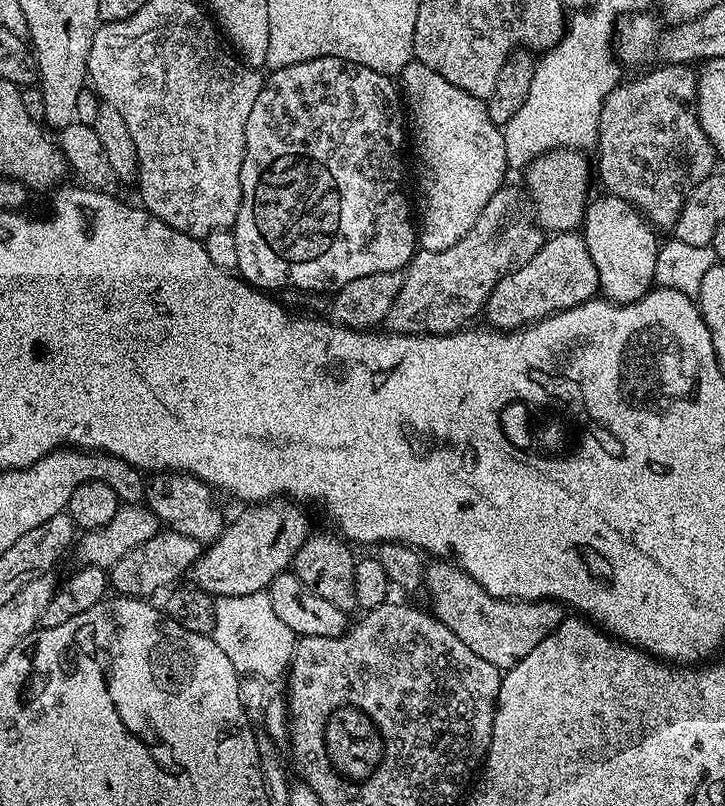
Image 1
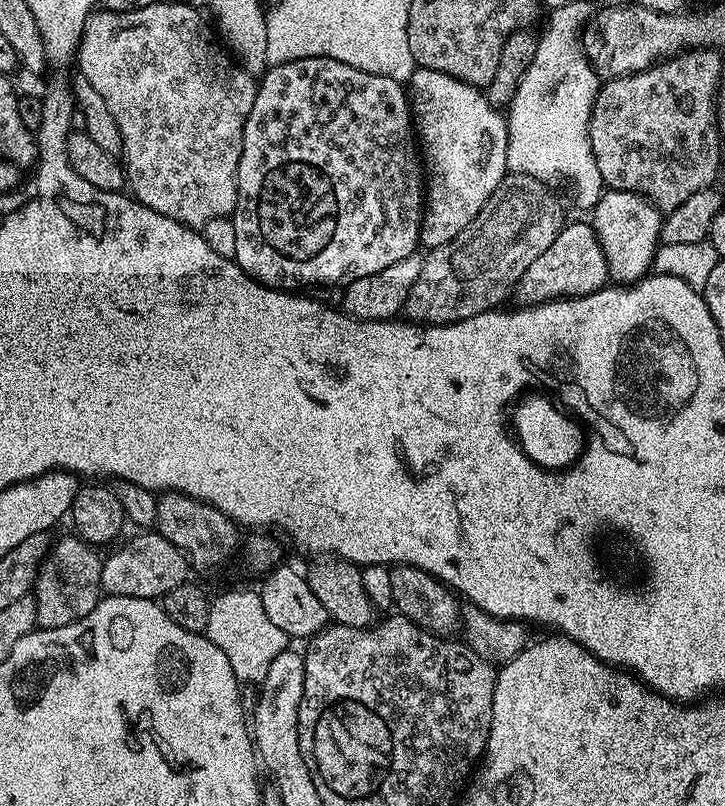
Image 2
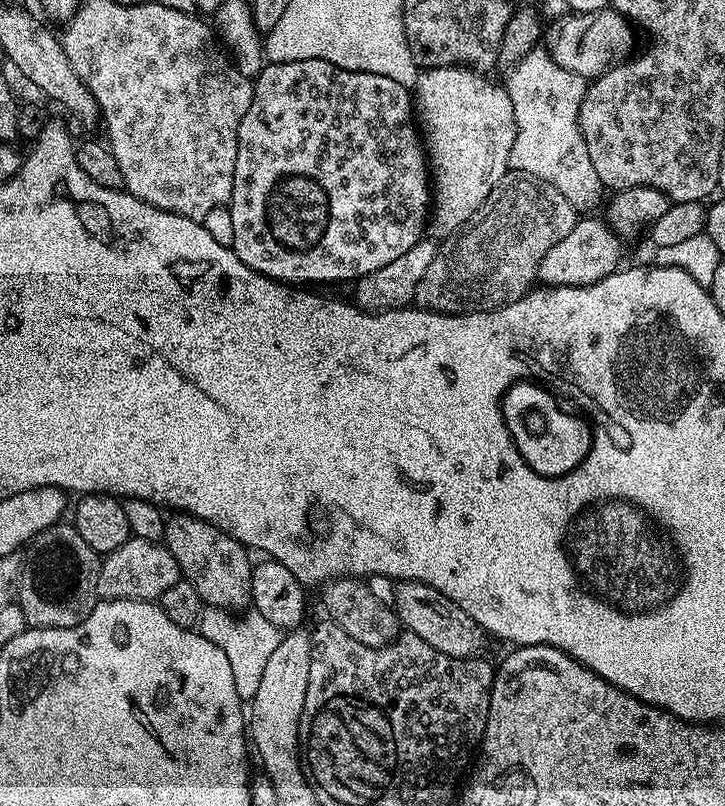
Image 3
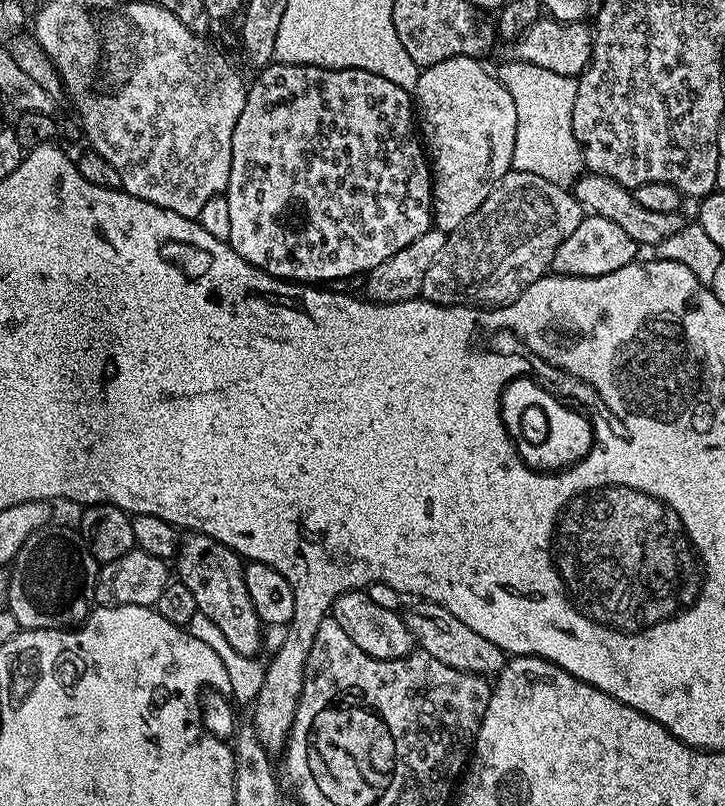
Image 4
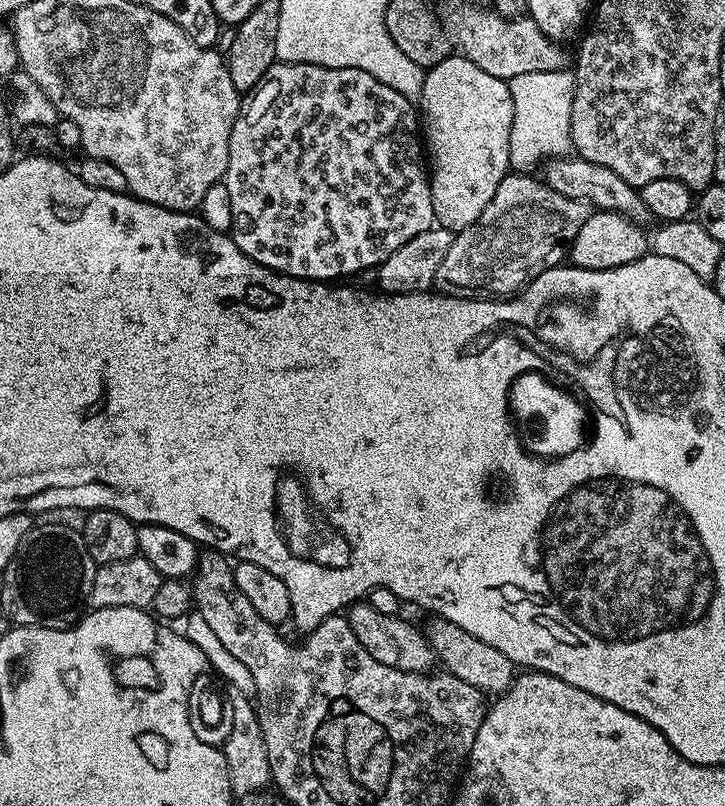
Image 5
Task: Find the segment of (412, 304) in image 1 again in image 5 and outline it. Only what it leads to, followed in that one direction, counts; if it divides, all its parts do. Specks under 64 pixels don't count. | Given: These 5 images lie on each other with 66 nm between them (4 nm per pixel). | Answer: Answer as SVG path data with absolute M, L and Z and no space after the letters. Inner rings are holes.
M509 174L502 178L494 198L490 198L490 206L482 210L478 222L459 229L450 242L450 250L446 250L446 258L442 258L442 266L436 271L435 291L444 296L457 296L467 300L477 298L511 298L538 274L547 268L557 267L560 260L569 255L572 239L578 234L582 222L590 215L589 205L566 198L548 187L543 179L532 177L532 174Z

